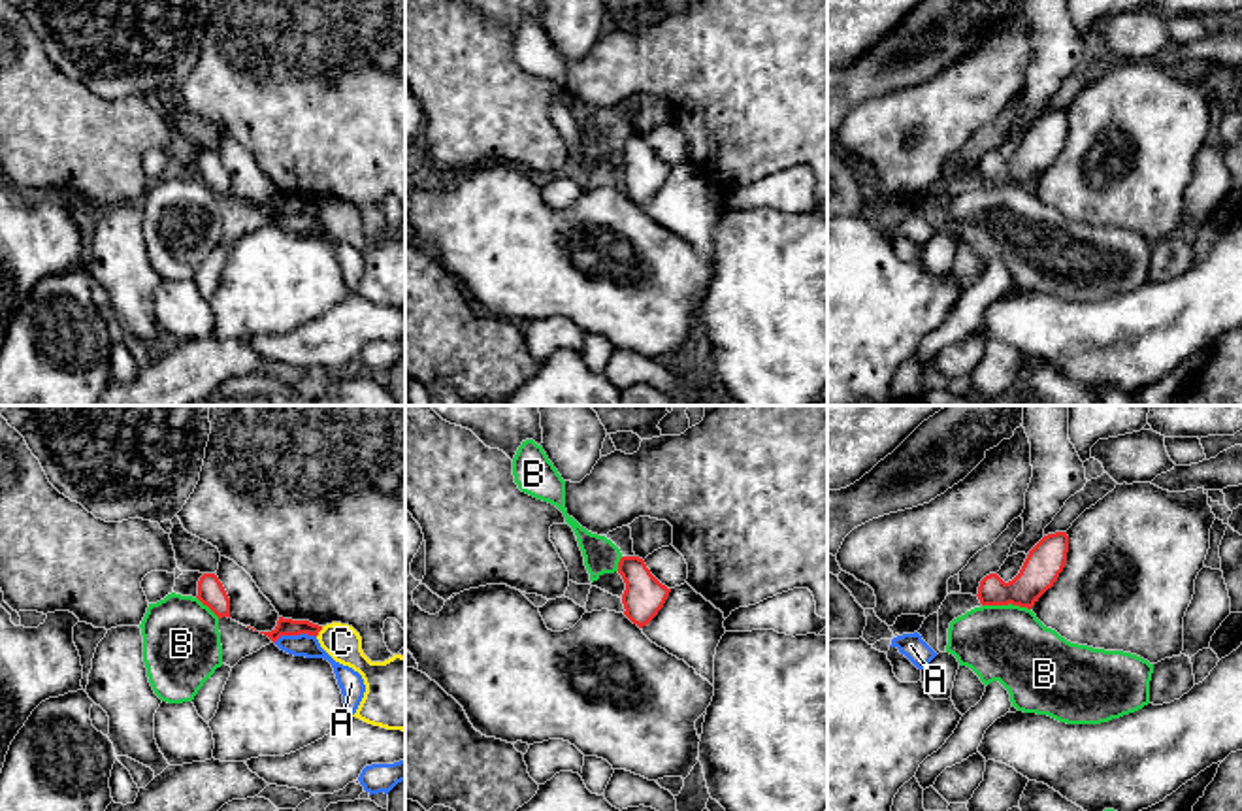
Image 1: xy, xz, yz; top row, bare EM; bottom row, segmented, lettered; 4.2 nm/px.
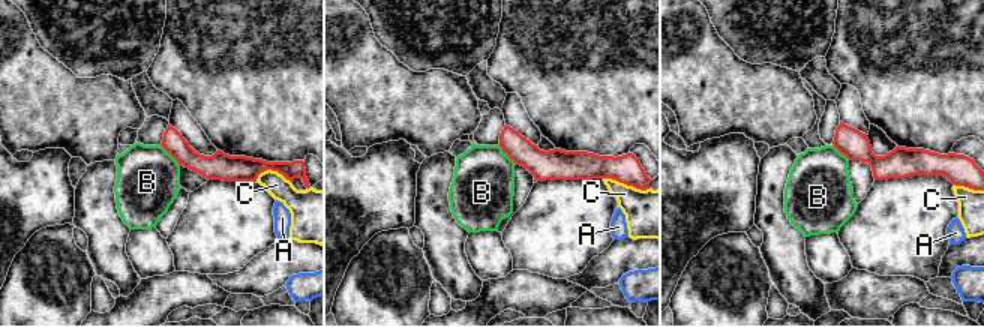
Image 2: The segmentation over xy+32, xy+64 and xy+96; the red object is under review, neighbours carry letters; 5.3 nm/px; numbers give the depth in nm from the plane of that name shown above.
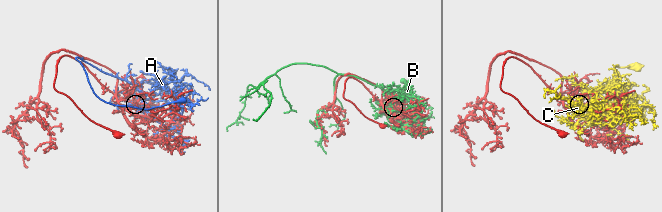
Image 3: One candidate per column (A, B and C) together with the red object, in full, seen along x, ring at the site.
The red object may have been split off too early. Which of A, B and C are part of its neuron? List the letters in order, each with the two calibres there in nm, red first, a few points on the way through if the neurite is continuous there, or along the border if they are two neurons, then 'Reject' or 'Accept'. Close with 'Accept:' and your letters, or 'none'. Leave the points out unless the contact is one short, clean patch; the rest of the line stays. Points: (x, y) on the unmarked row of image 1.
A: Thickness 80 nm (red) against 100 nm. Reject
B: Thickness 160 nm (red) against 320 nm. Boundary: yz (982, 182), (1018, 182), (1029, 187). Reject
C: Thickness 80 nm (red) against 160 nm. Reject
Accept: none

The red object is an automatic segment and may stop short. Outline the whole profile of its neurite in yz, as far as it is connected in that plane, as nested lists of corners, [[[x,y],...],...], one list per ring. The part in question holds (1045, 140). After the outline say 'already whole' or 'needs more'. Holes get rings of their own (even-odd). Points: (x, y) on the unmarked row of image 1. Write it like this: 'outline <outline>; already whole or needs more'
outline [[[1055,109],[1044,113],[1027,132],[1020,151],[1005,160],[997,151],[980,158],[982,183],[1020,183],[1031,187],[1038,175],[1054,164],[1067,141],[1069,113]]]; already whole

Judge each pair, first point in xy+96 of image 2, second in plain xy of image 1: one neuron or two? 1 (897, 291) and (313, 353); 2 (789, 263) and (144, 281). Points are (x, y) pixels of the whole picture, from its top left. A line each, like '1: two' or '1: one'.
1: two
2: one

